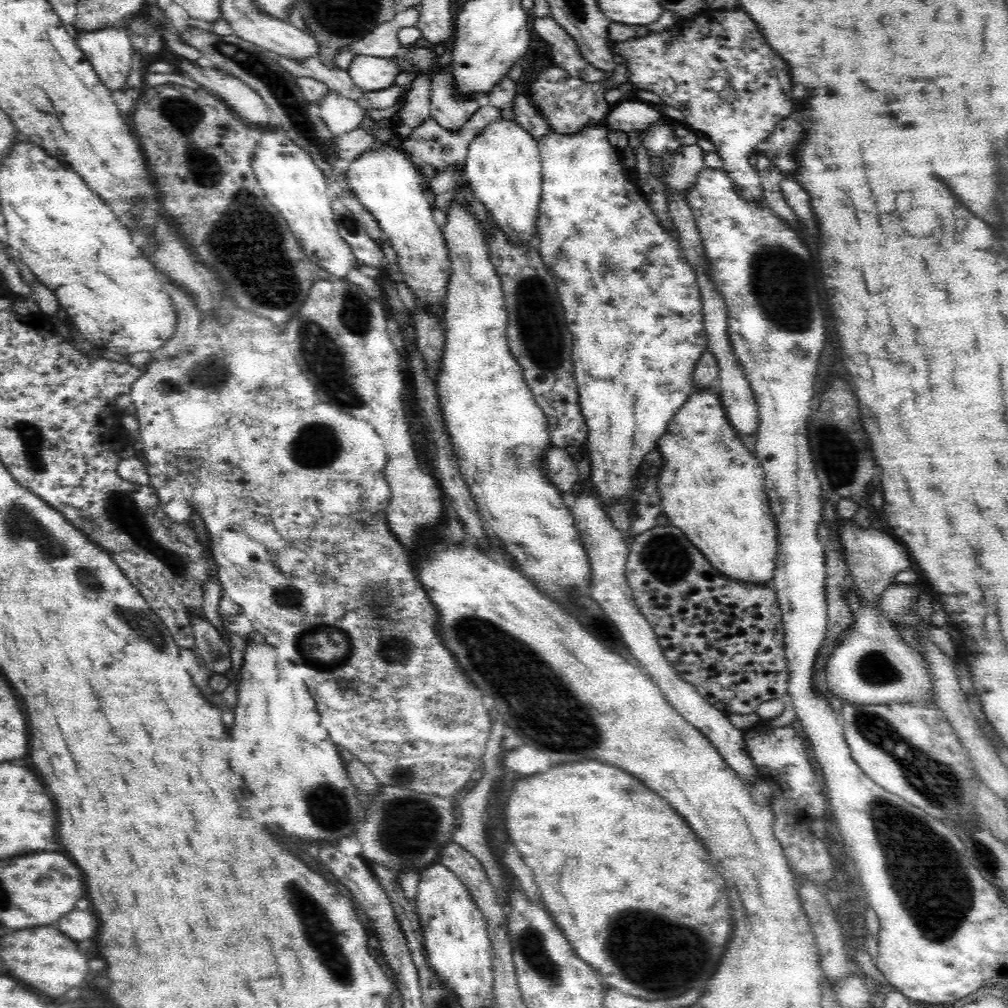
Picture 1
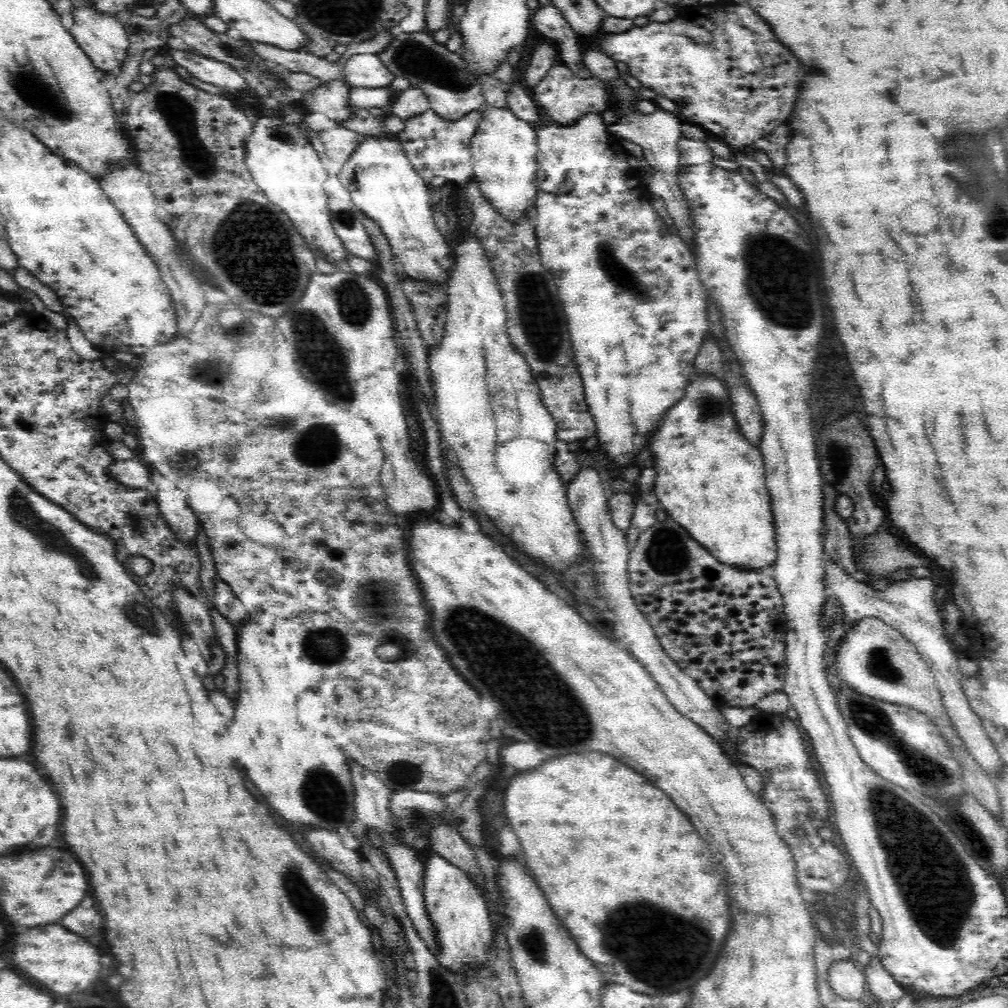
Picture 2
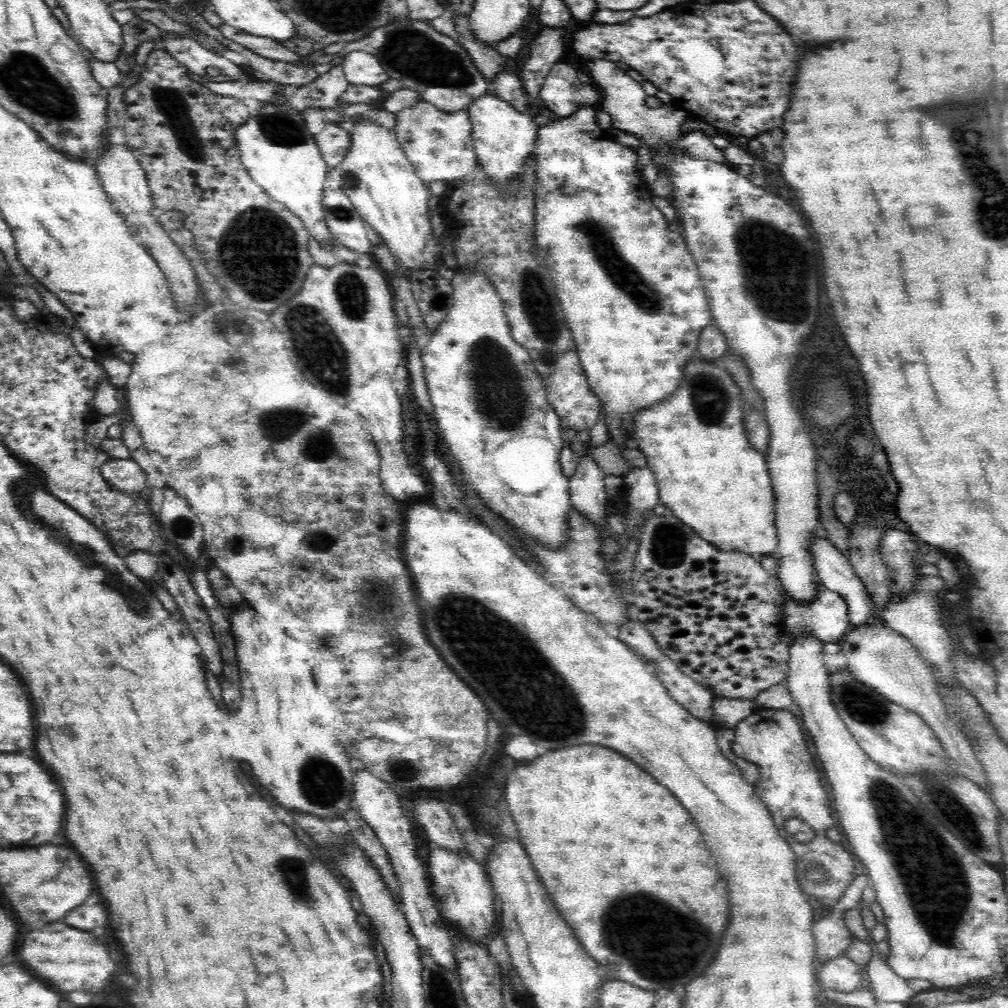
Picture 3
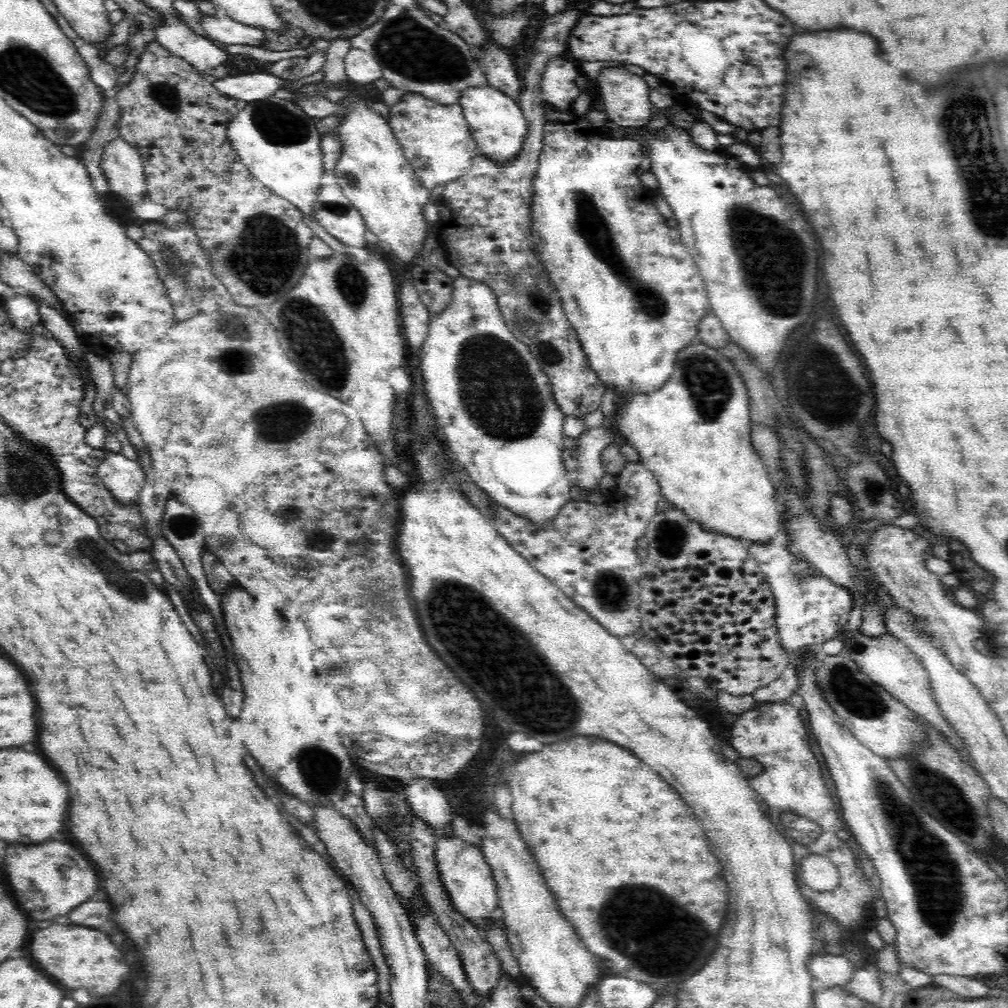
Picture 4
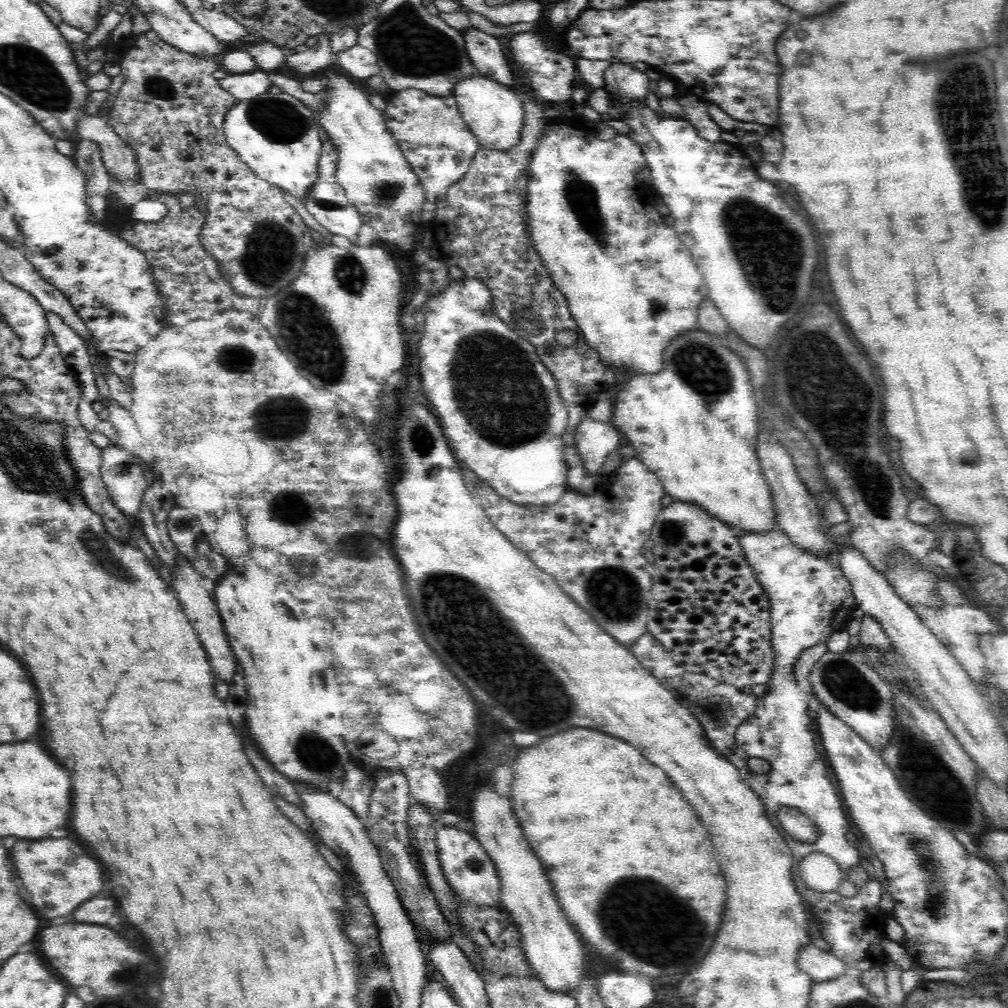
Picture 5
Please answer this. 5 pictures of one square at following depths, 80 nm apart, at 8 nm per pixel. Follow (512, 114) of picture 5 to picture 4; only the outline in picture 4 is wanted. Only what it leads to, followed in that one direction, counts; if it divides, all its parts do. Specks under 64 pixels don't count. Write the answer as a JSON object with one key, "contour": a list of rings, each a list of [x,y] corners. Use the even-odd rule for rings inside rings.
{"contour":[[[490,85],[468,87],[461,94],[459,106],[478,145],[479,154],[486,155],[497,166],[514,160],[528,135],[528,122],[519,102]]]}

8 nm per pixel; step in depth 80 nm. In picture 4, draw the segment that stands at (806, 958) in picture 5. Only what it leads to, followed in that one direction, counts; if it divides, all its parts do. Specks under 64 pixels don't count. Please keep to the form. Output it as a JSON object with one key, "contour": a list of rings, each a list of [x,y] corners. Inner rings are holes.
{"contour":[[[813,954],[807,962],[807,969],[814,977],[817,987],[845,985],[855,973],[855,965],[844,955]]]}

